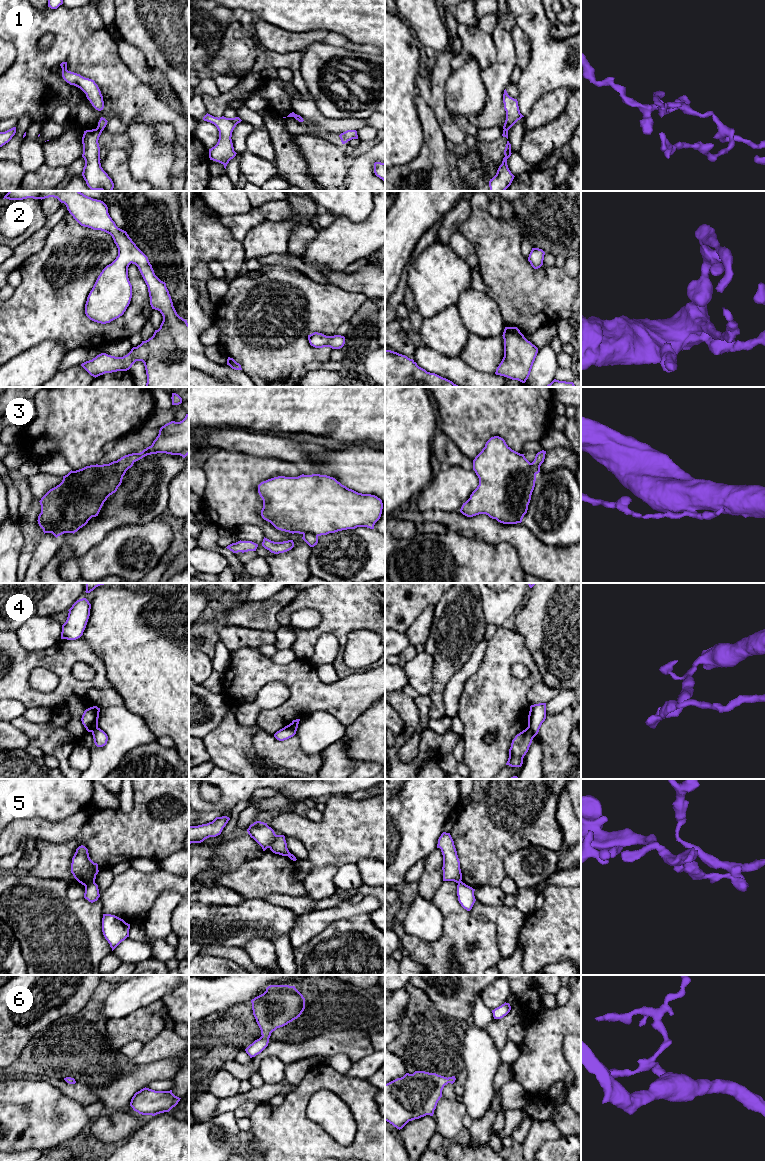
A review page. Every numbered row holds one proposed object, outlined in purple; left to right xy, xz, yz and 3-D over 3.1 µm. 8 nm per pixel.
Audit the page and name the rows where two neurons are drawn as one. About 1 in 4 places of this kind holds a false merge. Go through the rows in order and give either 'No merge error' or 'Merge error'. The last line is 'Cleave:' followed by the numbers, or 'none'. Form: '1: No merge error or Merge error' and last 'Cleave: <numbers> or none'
1: Merge error
2: No merge error
3: Merge error
4: Merge error
5: Merge error
6: No merge error
Cleave: 1, 3, 4, 5

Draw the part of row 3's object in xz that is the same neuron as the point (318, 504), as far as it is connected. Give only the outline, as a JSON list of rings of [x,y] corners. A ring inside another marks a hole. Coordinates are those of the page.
[[[320,474],[274,477],[261,482],[258,493],[263,500],[262,518],[276,529],[292,534],[321,536],[357,527],[374,529],[383,509],[382,500],[377,496],[358,493],[335,478]]]

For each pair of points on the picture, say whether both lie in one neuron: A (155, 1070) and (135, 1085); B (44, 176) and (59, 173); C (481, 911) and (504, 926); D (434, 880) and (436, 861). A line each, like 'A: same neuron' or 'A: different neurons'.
A: same neuron
B: same neuron
C: same neuron
D: same neuron

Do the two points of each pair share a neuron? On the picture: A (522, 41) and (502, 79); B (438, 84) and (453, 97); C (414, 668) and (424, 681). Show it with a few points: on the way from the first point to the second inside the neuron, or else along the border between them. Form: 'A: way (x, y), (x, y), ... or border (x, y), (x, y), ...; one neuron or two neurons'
A: border (510, 30), (515, 49), (515, 62), (517, 64); two neurons
B: border (452, 70), (445, 85), (445, 106), (450, 113); two neurons
C: way (417, 671), (421, 678); one neuron

